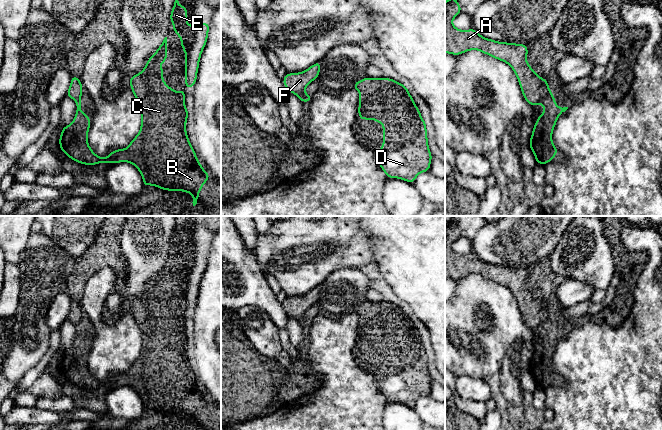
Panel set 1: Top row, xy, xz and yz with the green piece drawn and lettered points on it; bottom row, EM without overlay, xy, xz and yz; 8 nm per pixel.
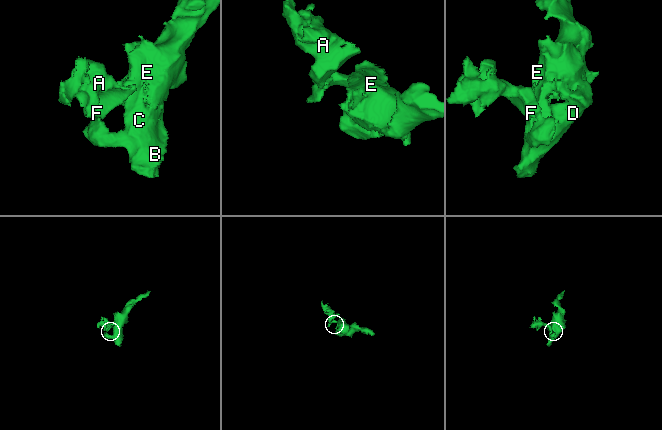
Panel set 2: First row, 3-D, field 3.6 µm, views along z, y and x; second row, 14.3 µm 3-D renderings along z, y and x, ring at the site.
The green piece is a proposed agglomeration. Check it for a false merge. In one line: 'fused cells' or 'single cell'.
fused cells

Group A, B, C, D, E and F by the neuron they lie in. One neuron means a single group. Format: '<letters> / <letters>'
A F / B C D E

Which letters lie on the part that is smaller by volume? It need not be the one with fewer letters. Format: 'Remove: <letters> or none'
Remove: A, F

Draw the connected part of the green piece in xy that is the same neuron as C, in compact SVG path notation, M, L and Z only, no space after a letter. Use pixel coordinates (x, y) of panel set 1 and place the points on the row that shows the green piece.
M167 37L157 51L148 59L144 69L129 79L130 87L142 108L141 128L125 149L116 149L105 157L96 155L87 140L91 119L81 111L81 97L76 100L76 115L73 122L63 126L59 138L60 150L71 160L80 164L116 164L129 162L141 173L143 187L152 185L167 191L182 191L193 196L193 206L199 200L199 192L211 177L201 166L189 142L186 132L188 109L185 108L185 90L174 91L163 80L162 62L167 62Z

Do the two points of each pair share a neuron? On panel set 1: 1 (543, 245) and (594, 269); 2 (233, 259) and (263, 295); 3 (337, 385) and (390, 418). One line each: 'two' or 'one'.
1: two
2: one
3: two

